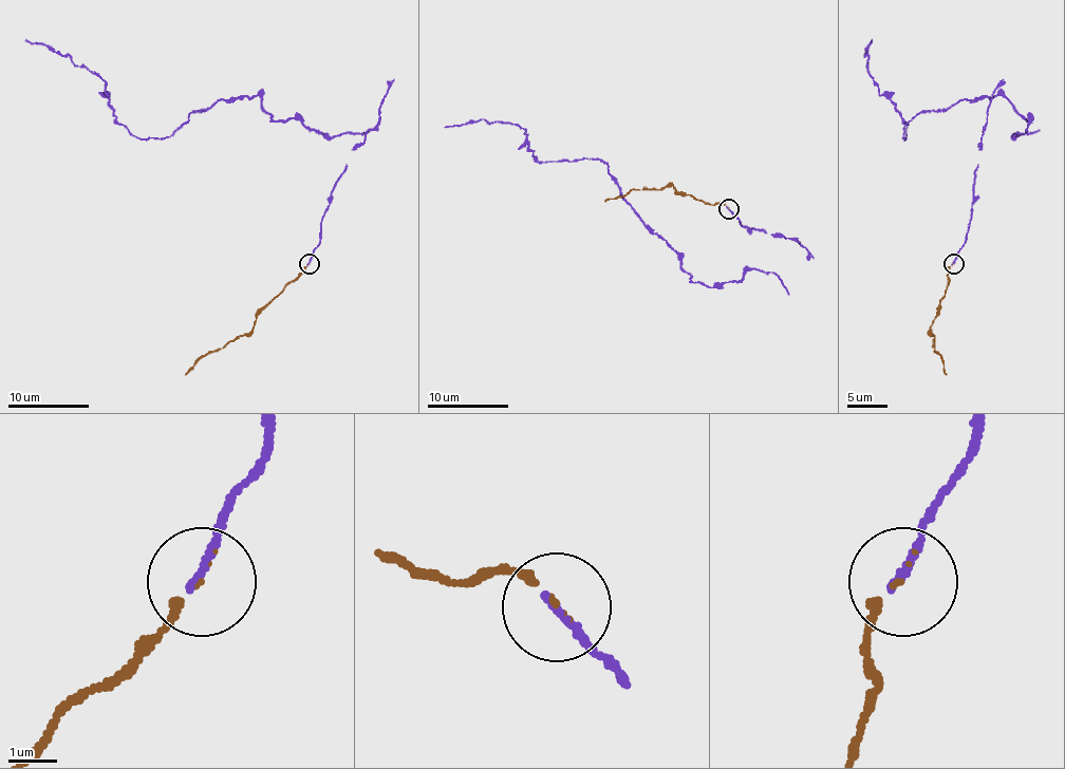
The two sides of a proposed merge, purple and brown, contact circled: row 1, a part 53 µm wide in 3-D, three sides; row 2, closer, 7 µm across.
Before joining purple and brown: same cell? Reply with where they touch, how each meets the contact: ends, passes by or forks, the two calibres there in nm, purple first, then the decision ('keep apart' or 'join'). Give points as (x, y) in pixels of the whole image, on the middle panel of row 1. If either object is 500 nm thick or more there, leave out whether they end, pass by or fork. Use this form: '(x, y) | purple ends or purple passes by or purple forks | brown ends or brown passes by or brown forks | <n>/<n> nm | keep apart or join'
(728, 208) | purple ends | brown ends | 180/80 nm | join

